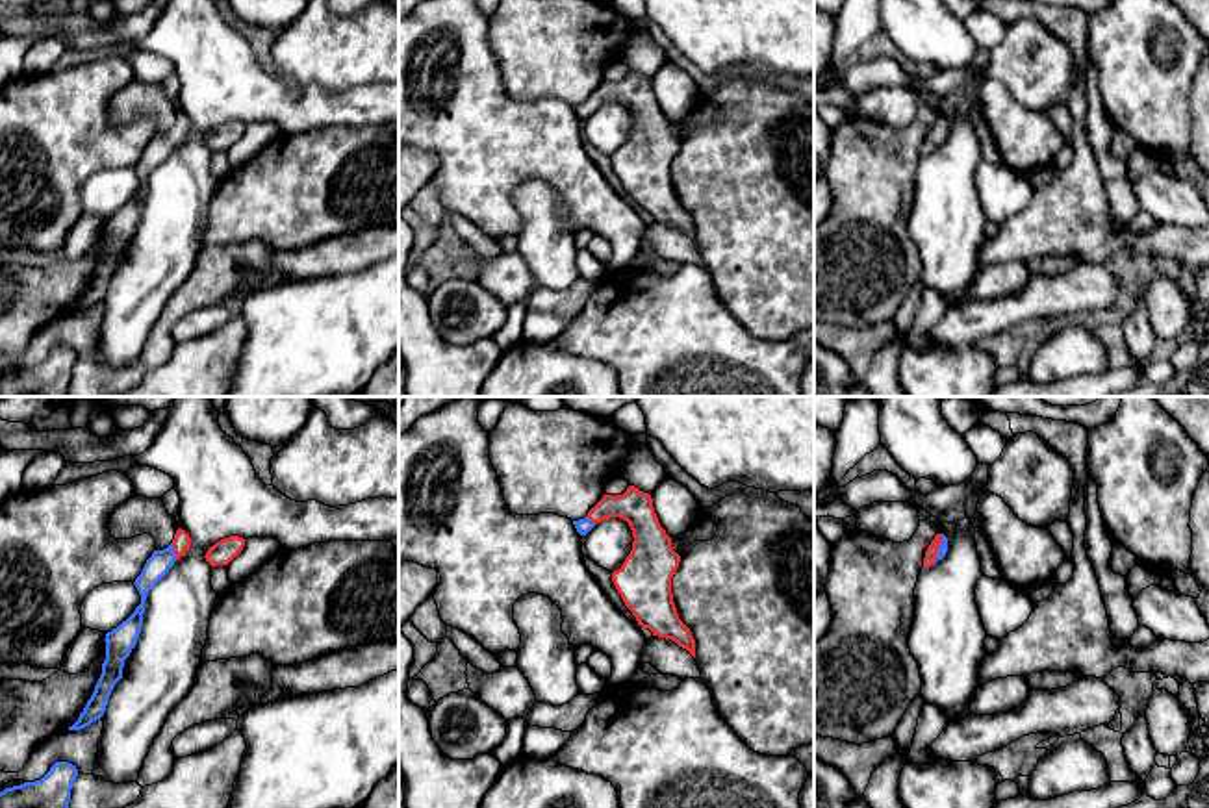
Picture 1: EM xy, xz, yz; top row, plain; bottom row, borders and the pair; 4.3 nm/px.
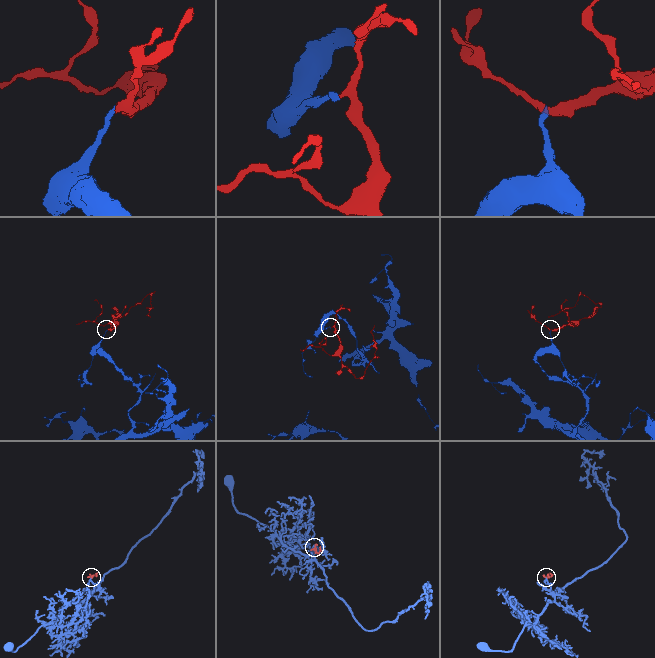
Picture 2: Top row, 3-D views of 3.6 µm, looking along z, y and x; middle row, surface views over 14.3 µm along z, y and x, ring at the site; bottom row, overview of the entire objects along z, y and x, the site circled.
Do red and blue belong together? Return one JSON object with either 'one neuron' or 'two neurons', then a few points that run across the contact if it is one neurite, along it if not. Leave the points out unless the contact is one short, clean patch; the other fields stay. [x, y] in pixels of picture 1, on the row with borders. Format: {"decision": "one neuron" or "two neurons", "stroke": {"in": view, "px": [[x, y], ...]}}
{"decision": "one neuron", "stroke": {"in": "xy", "px": [[182, 542], [175, 551], [160, 562]]}}

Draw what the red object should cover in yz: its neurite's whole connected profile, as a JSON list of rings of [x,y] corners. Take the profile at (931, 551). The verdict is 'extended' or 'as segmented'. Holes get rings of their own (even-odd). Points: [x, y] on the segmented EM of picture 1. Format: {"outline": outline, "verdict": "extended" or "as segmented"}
{"outline": [[[936,534],[931,545],[925,550],[923,567],[935,565],[948,552],[948,537],[944,534]]], "verdict": "extended"}

